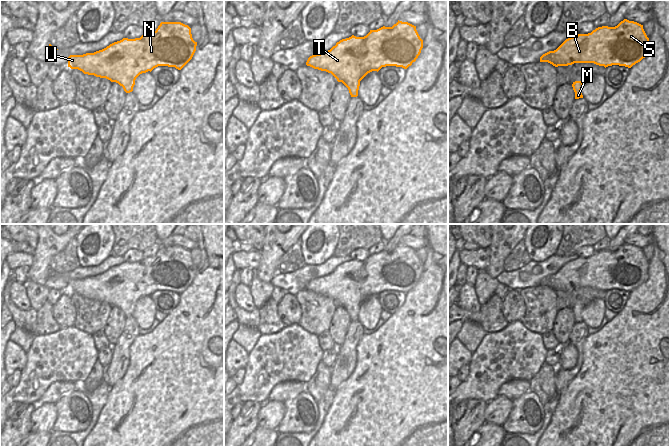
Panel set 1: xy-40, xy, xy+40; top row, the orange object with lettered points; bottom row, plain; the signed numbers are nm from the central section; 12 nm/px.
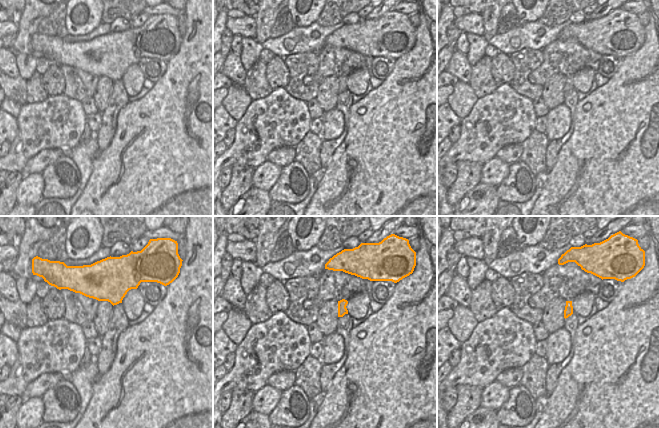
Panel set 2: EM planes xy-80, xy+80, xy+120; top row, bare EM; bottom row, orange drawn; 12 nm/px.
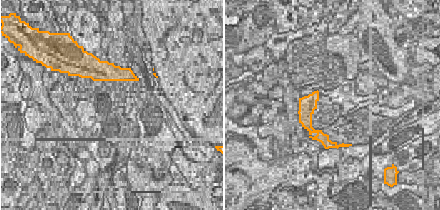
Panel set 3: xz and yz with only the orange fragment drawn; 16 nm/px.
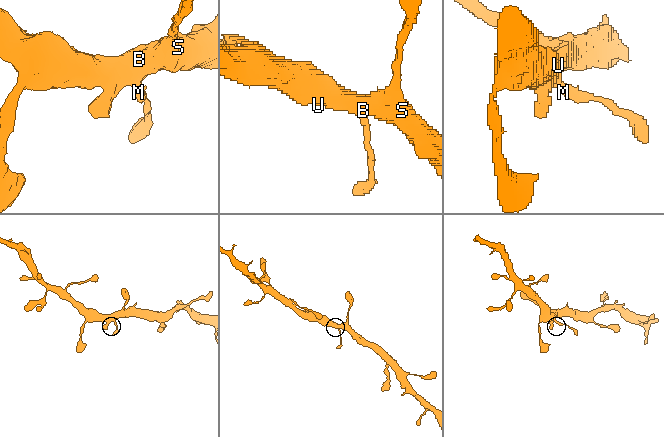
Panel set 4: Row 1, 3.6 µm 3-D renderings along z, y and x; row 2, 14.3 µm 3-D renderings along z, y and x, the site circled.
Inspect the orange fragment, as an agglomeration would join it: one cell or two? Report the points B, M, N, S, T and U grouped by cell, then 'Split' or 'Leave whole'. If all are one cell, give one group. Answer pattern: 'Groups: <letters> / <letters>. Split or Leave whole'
Groups: B M N S T U. Leave whole.

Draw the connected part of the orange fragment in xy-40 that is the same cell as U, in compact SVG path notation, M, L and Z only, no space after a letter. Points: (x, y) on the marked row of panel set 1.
M161 22L158 28L140 38L123 38L94 53L70 55L68 67L84 74L106 78L123 87L126 93L133 91L136 78L158 66L175 67L181 70L193 57L197 42L192 38L191 28L181 22Z

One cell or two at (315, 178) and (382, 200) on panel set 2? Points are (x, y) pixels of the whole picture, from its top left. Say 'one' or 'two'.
two

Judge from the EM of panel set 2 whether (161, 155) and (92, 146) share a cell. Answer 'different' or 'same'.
different

